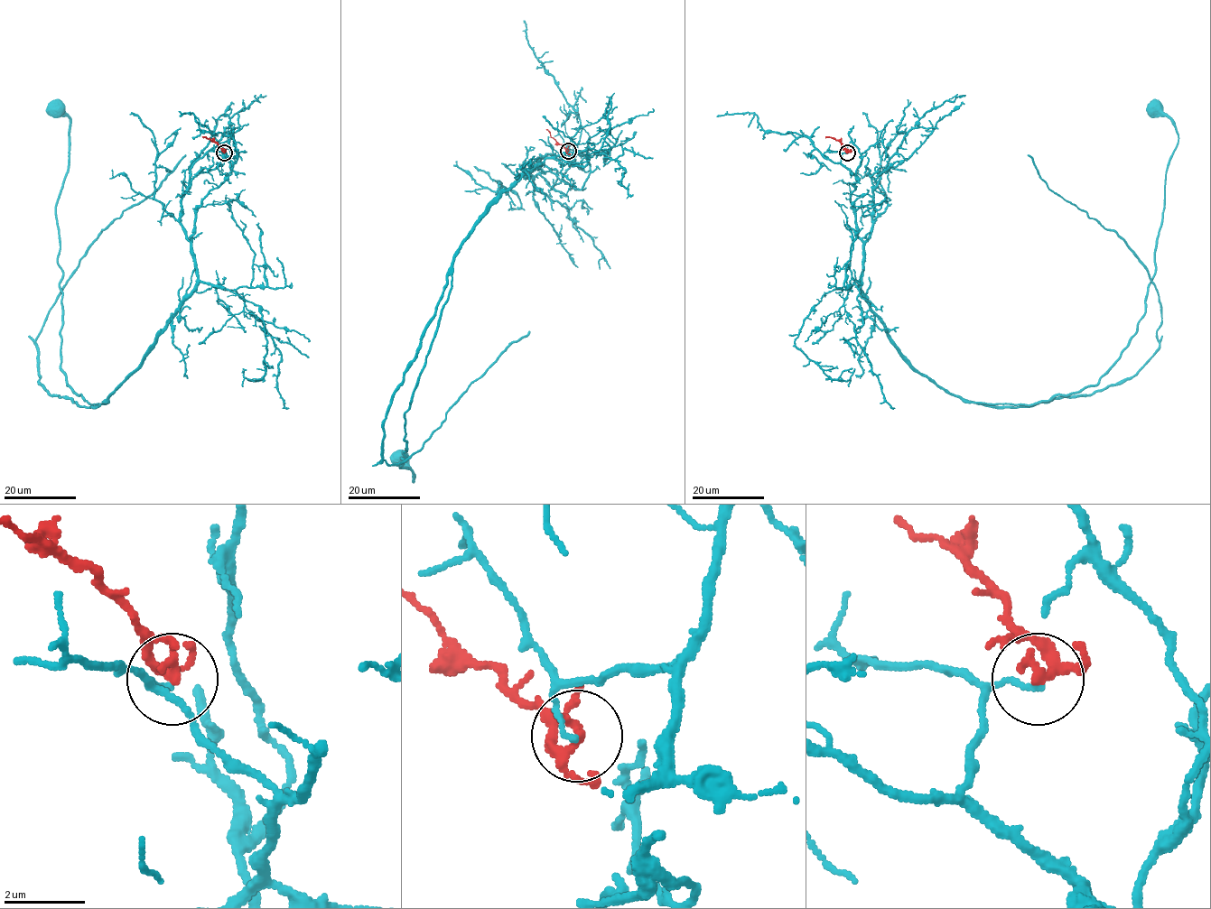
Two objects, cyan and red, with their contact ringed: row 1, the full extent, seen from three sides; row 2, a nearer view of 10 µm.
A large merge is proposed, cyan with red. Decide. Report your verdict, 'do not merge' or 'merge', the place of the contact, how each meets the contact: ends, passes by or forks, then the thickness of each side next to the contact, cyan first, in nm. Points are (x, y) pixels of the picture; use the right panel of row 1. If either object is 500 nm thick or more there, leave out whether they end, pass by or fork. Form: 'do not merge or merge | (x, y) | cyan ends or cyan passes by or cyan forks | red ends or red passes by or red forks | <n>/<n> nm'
do not merge | (847, 153) | cyan ends | red passes by | 120/200 nm

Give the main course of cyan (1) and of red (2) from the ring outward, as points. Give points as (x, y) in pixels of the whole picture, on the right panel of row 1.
1: (847, 153), (861, 293), (892, 344), (967, 402), (1032, 405), (1095, 385), (1145, 311), (1178, 143), (1154, 107)
2: (847, 153), (838, 141), (825, 137)

